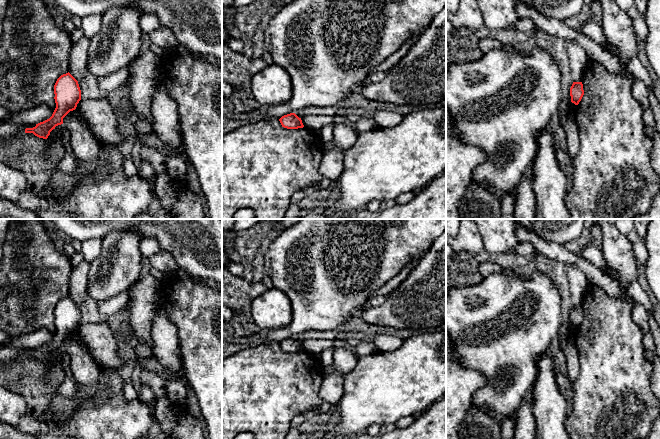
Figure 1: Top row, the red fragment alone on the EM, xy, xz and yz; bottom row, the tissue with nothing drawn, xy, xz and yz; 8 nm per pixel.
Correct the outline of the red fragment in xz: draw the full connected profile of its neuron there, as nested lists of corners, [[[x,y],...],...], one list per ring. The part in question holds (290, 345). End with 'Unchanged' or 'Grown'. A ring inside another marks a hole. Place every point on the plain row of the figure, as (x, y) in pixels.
[[[295,337],[284,339],[279,343],[279,345],[282,351],[287,353],[298,353],[304,351],[301,342],[299,342]]]. Unchanged

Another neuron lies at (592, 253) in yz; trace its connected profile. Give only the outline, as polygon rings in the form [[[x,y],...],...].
[[[590,244],[584,248],[582,248],[577,255],[582,256],[586,260],[590,261],[592,264],[594,264],[596,267],[601,269],[605,274],[609,272],[609,268],[605,262],[605,259],[603,257],[602,251],[599,247]]]

